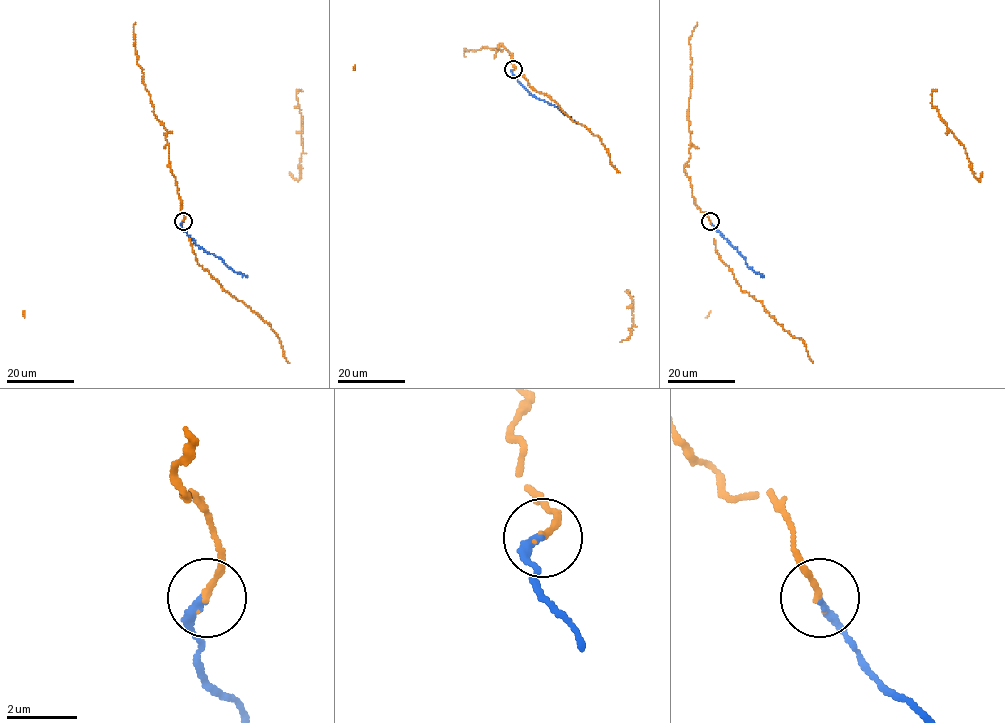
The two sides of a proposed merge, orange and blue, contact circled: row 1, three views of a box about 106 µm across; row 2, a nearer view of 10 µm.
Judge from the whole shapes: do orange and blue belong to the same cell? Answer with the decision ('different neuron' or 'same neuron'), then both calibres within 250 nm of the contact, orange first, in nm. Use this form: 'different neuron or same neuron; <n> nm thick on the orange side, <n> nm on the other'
different neuron; 180 nm thick on the orange side, 240 nm on the other

